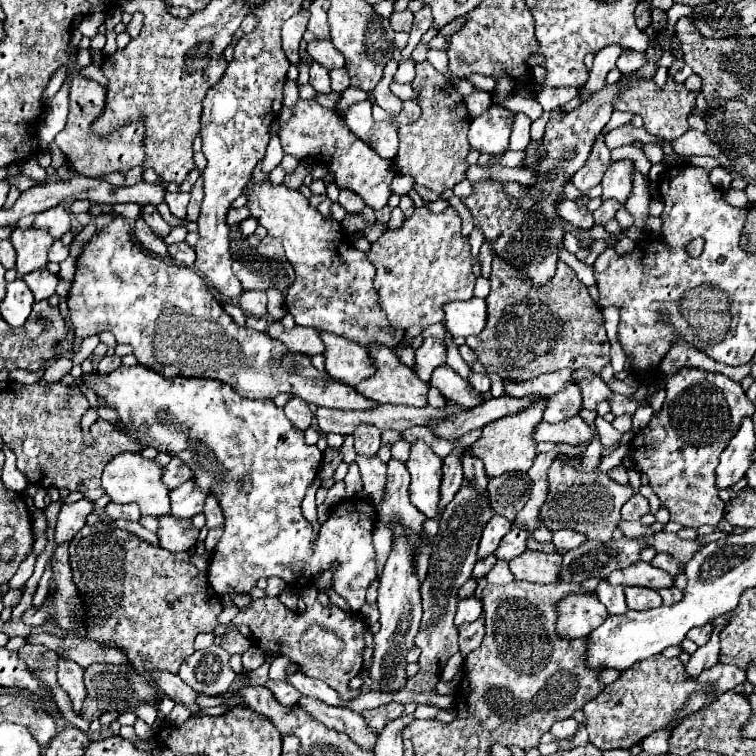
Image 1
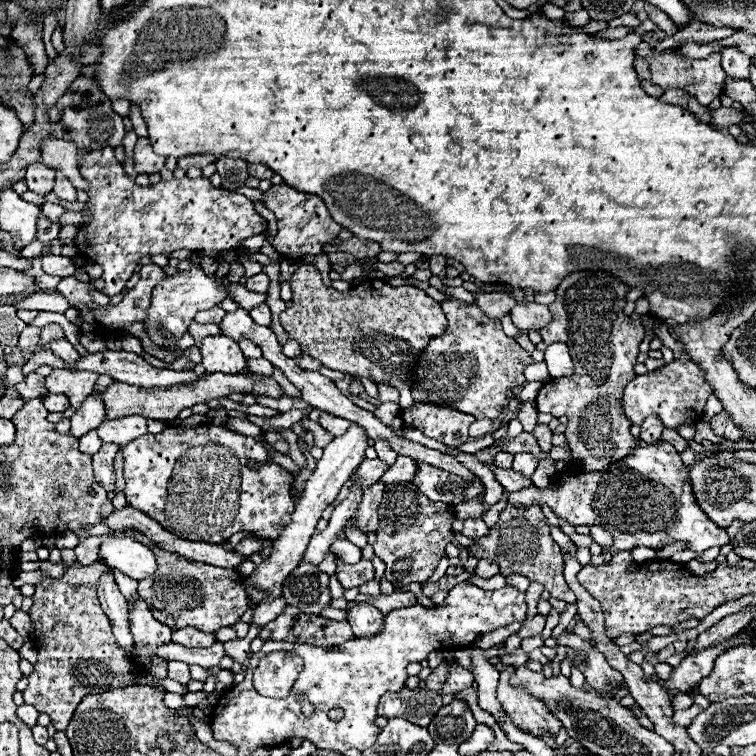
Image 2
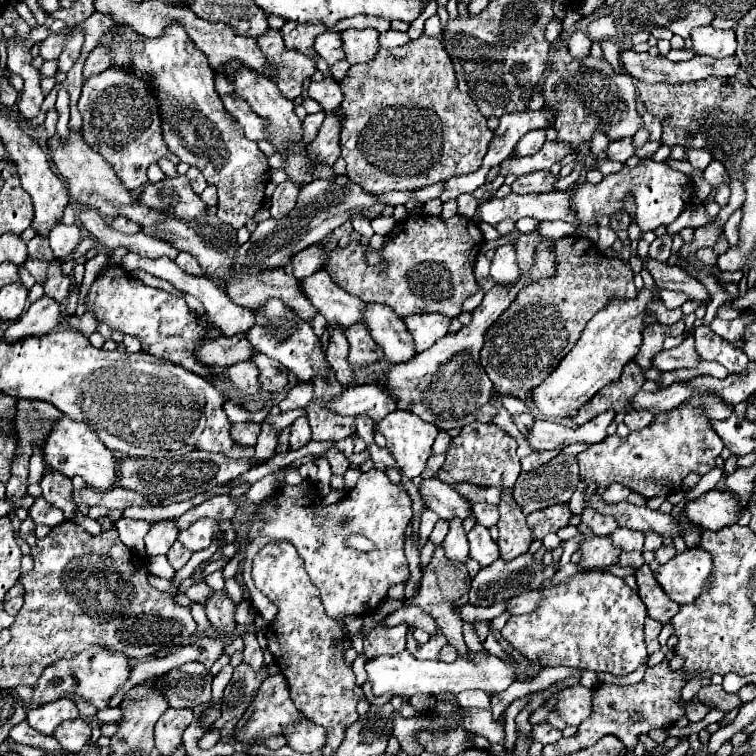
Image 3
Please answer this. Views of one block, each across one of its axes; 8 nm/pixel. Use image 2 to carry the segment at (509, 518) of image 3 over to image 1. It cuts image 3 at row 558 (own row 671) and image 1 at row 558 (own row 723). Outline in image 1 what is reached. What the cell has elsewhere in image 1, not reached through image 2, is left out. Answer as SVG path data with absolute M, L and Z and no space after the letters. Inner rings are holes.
M526 550L518 558L510 560L510 570L516 580L552 584L558 580L560 554L546 554L538 550Z

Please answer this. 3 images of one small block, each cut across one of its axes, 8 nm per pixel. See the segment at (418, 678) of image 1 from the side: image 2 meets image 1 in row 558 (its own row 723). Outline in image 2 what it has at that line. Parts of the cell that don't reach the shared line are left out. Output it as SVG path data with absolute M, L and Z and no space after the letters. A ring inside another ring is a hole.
M454 700L448 706L442 706L432 718L428 732L436 744L462 744L470 738L476 720L466 702Z

